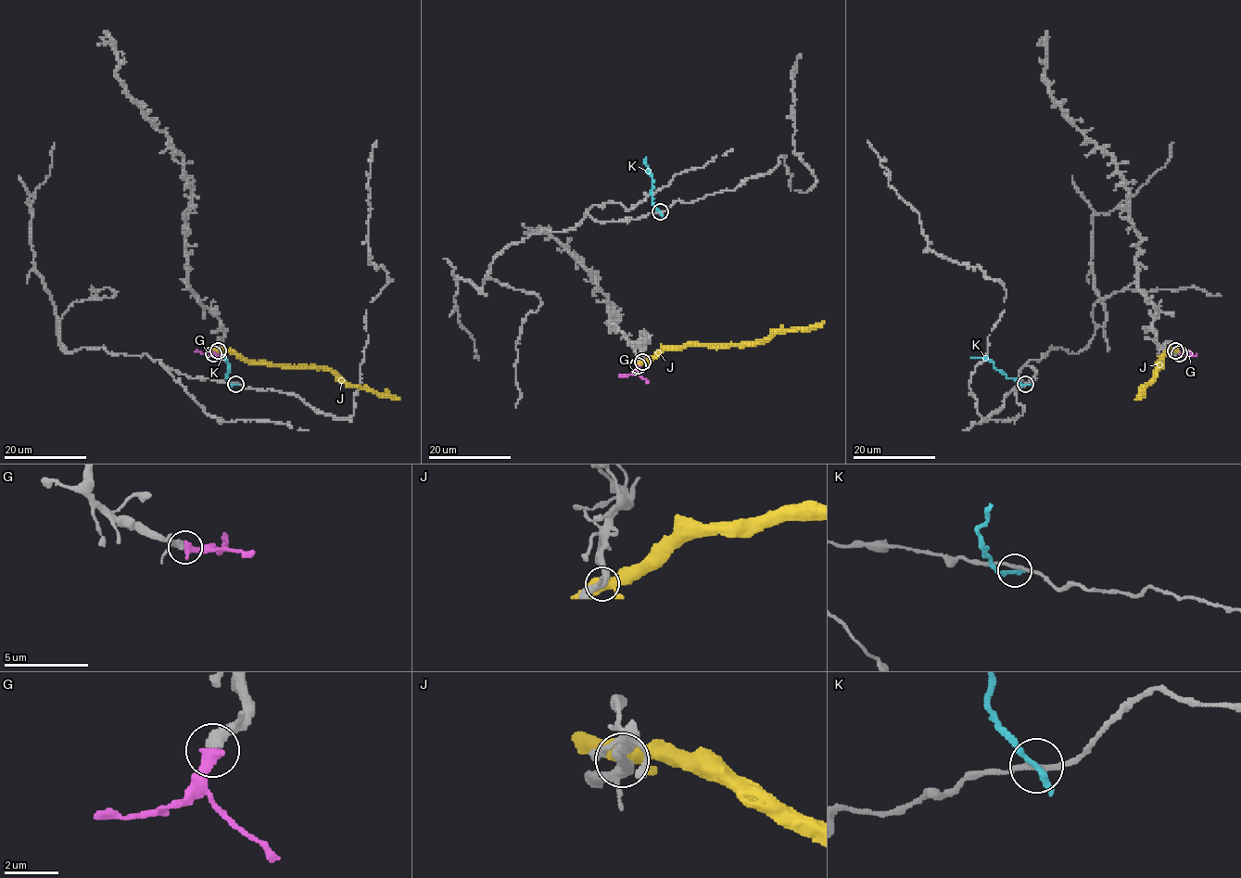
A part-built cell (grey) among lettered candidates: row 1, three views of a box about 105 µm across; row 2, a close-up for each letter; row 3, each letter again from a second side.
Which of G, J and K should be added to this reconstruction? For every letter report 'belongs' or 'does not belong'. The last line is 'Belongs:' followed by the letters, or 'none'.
G: belongs
J: does not belong
K: does not belong
Belongs: G

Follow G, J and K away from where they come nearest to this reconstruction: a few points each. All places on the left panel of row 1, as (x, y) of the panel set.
G: (214, 354), (195, 350)
J: (218, 349), (231, 349), (252, 362), (333, 370), (351, 386), (364, 386), (398, 400)
K: (235, 384), (228, 381), (228, 362), (221, 357)

